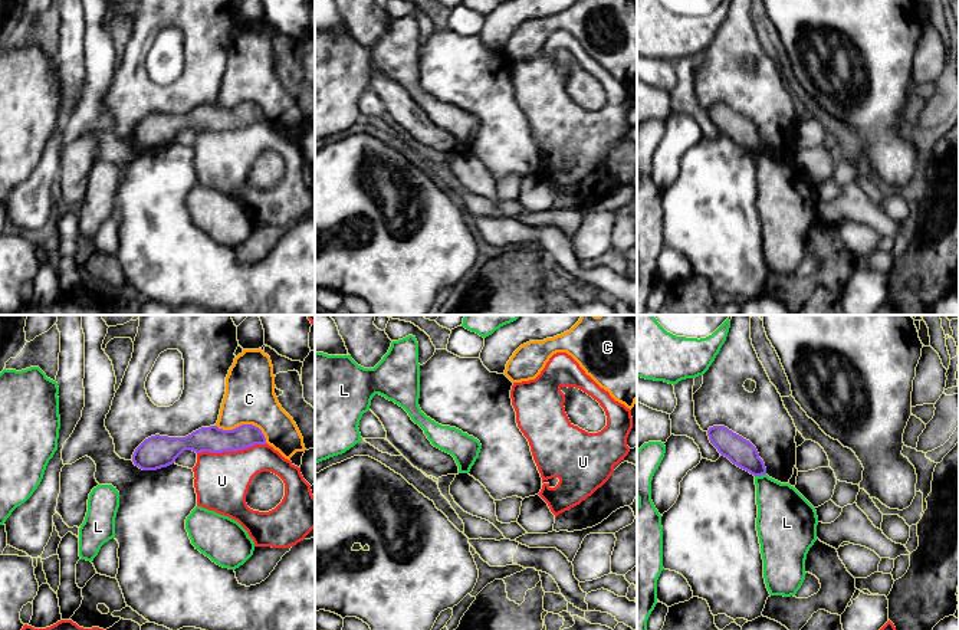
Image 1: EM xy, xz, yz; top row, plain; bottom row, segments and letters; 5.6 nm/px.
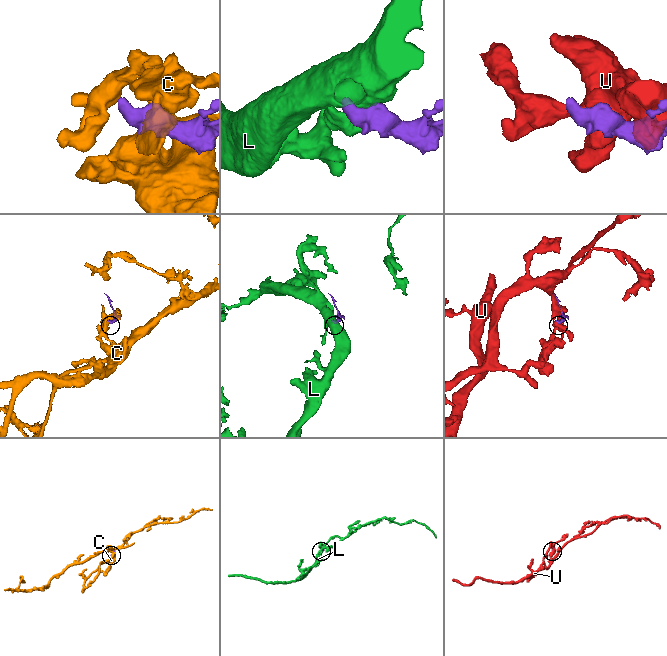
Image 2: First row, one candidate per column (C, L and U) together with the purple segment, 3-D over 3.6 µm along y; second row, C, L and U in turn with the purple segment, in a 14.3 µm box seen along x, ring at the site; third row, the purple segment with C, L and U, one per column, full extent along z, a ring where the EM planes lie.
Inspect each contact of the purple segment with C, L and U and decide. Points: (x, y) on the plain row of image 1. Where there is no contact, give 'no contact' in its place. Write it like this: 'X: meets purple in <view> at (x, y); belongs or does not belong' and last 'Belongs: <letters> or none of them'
C: meets purple in xy at (245, 102); does not belong
L: meets purple in yz at (759, 153); does not belong
U: meets purple in xy at (232, 128); does not belong
Belongs: none of them

